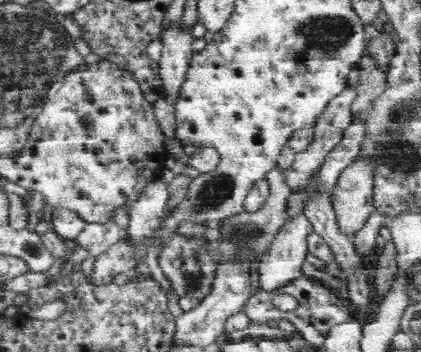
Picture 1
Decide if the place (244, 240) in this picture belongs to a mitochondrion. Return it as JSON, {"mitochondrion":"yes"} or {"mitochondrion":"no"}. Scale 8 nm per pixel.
{"mitochondrion":"yes"}

